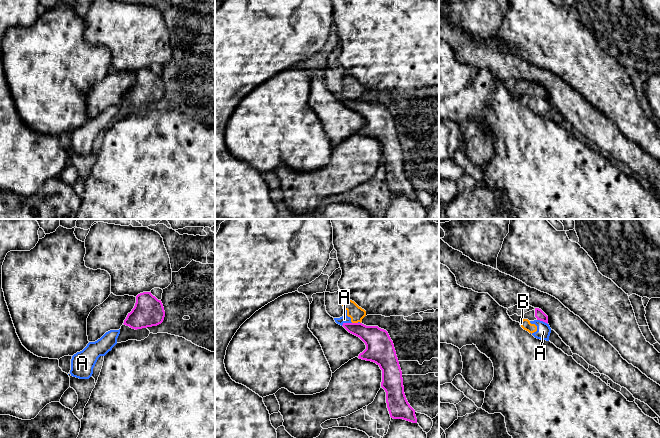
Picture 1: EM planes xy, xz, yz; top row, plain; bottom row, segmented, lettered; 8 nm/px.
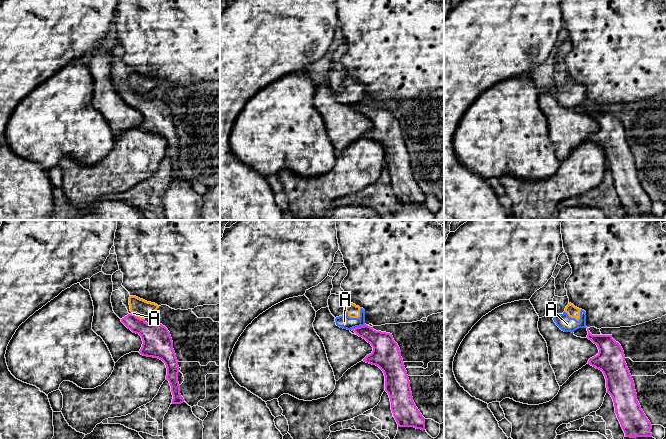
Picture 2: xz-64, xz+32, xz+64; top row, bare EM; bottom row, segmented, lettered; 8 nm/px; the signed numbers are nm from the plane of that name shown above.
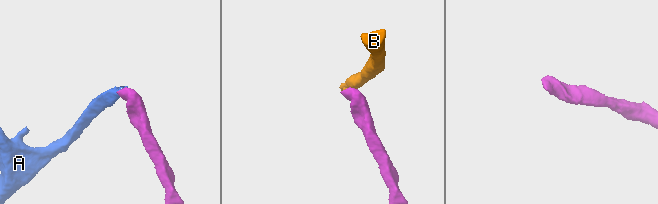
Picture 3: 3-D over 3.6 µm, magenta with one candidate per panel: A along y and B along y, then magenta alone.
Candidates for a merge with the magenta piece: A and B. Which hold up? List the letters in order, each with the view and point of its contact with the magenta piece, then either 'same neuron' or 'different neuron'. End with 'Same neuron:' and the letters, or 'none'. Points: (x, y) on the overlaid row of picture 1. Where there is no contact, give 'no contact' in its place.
A: xz (346, 323) | different neuron
B: xz (355, 323) | different neuron
Same neuron: none

